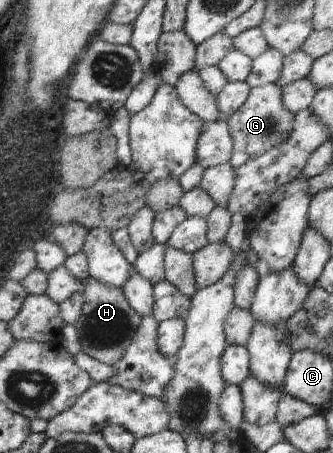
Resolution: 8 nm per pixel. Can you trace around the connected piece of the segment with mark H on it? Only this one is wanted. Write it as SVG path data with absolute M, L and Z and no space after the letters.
M94 277L84 283L82 291L85 296L81 317L75 322L79 336L81 351L98 362L113 366L131 346L137 326L140 326L141 316L130 306L122 289L104 284Z

